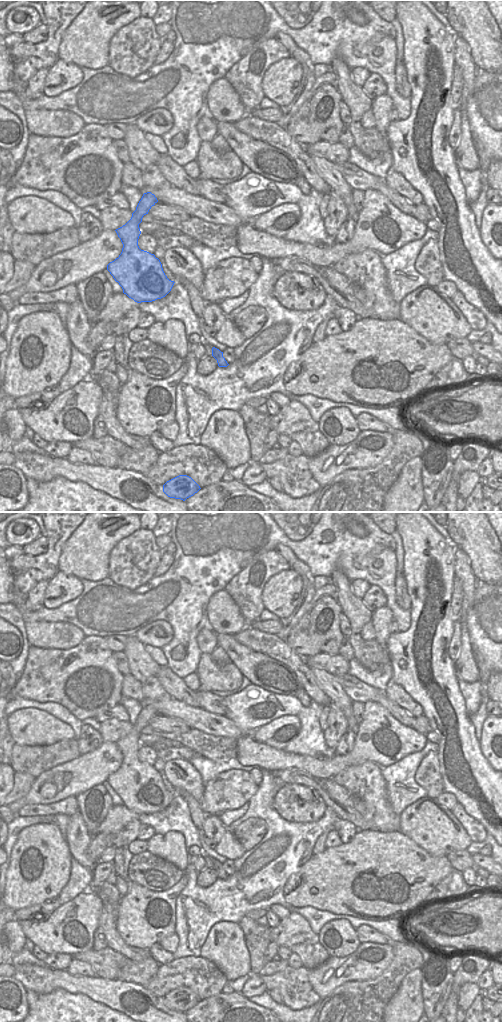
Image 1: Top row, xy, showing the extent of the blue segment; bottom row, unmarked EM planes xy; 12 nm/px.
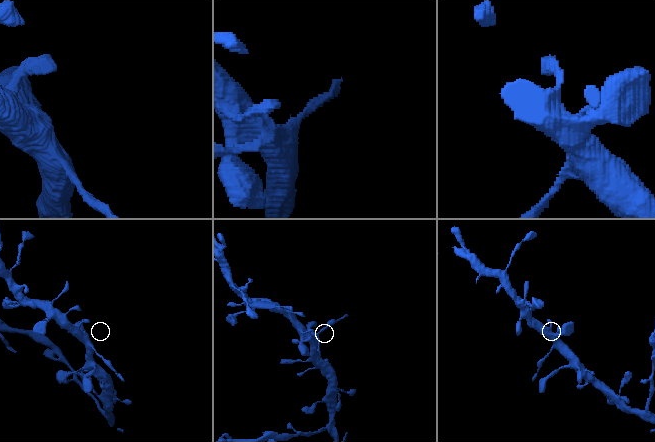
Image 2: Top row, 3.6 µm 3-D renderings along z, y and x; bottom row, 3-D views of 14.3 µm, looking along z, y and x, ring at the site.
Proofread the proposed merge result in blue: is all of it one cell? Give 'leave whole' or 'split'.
split

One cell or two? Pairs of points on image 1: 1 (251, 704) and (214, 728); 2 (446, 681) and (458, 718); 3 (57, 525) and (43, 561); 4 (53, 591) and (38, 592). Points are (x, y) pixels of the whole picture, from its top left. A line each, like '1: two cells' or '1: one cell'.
1: two cells
2: one cell
3: one cell
4: two cells

